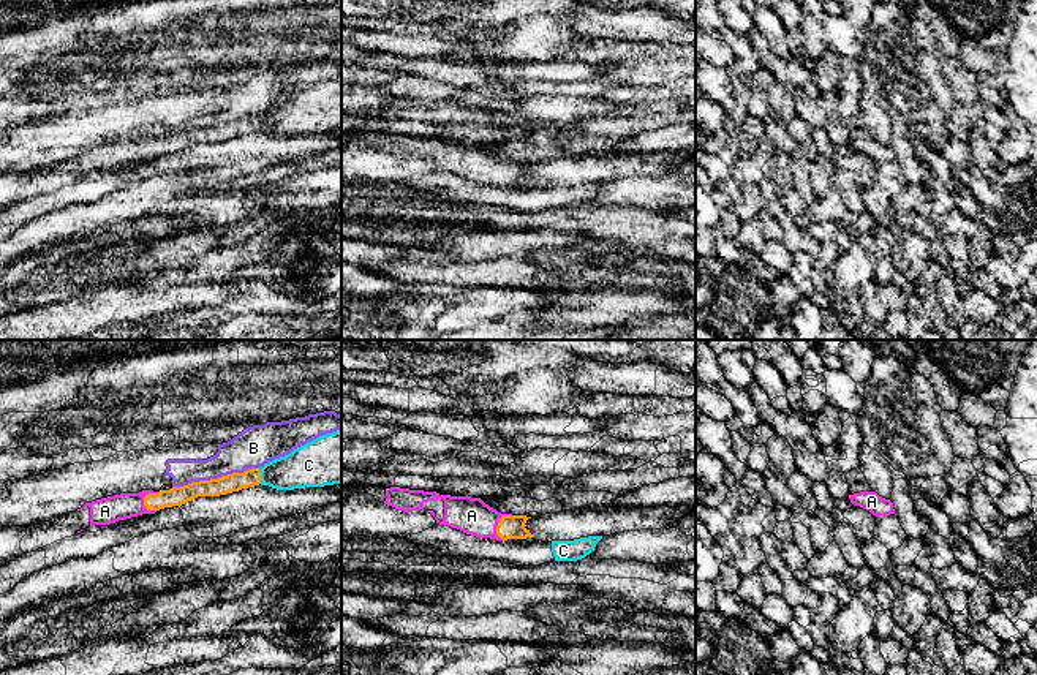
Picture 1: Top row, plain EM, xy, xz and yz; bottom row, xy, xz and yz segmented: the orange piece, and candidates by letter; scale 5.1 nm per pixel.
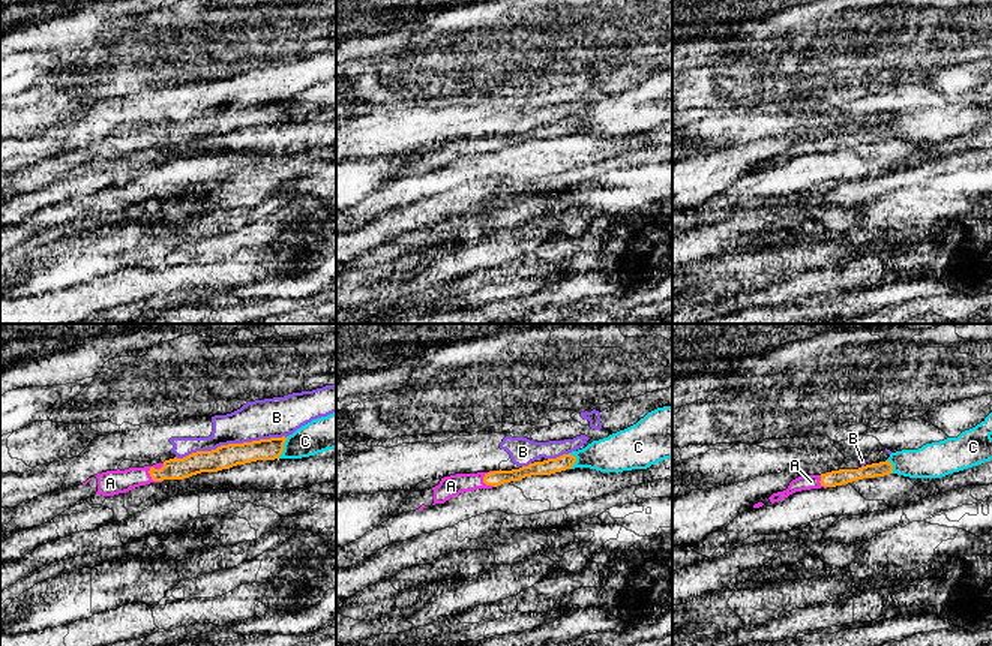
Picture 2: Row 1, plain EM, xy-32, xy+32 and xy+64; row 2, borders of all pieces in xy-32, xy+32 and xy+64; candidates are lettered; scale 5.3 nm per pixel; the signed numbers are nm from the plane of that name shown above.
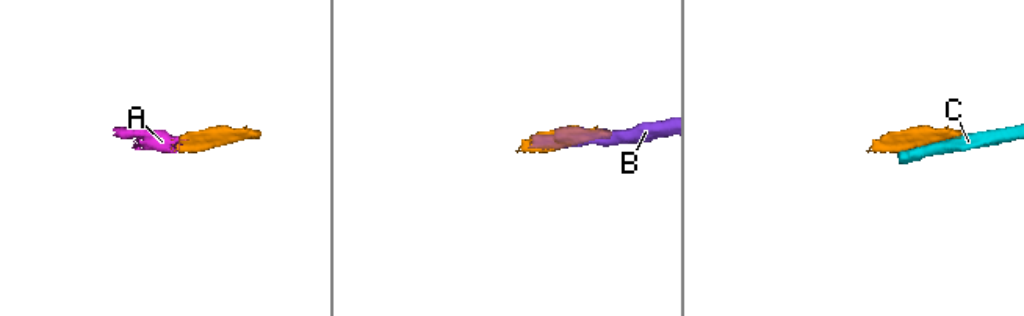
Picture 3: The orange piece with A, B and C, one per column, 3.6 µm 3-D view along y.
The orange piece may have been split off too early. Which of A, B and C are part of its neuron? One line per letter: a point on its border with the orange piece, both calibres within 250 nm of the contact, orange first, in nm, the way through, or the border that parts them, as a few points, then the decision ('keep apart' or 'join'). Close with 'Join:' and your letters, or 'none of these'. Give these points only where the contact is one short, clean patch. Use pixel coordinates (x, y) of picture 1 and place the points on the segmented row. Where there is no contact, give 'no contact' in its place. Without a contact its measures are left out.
A: meets orange in xy at (144, 498); 100 nm thick on the orange side, 140 nm on the other; runs through xy (177, 495), (169, 498), (144, 498), (135, 505), (105, 511); join
B: meets orange in xy at (215, 479); 100 nm thick on the orange side, 200 nm on the other; keep apart
C: meets orange in xy at (260, 476); 100 nm thick on the orange side, 200 nm on the other; keep apart
Join: A

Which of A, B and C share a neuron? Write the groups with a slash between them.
A / B / C

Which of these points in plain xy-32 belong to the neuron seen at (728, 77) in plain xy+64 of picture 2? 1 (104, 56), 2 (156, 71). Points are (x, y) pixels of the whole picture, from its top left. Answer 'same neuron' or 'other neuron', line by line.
1: same neuron
2: same neuron

